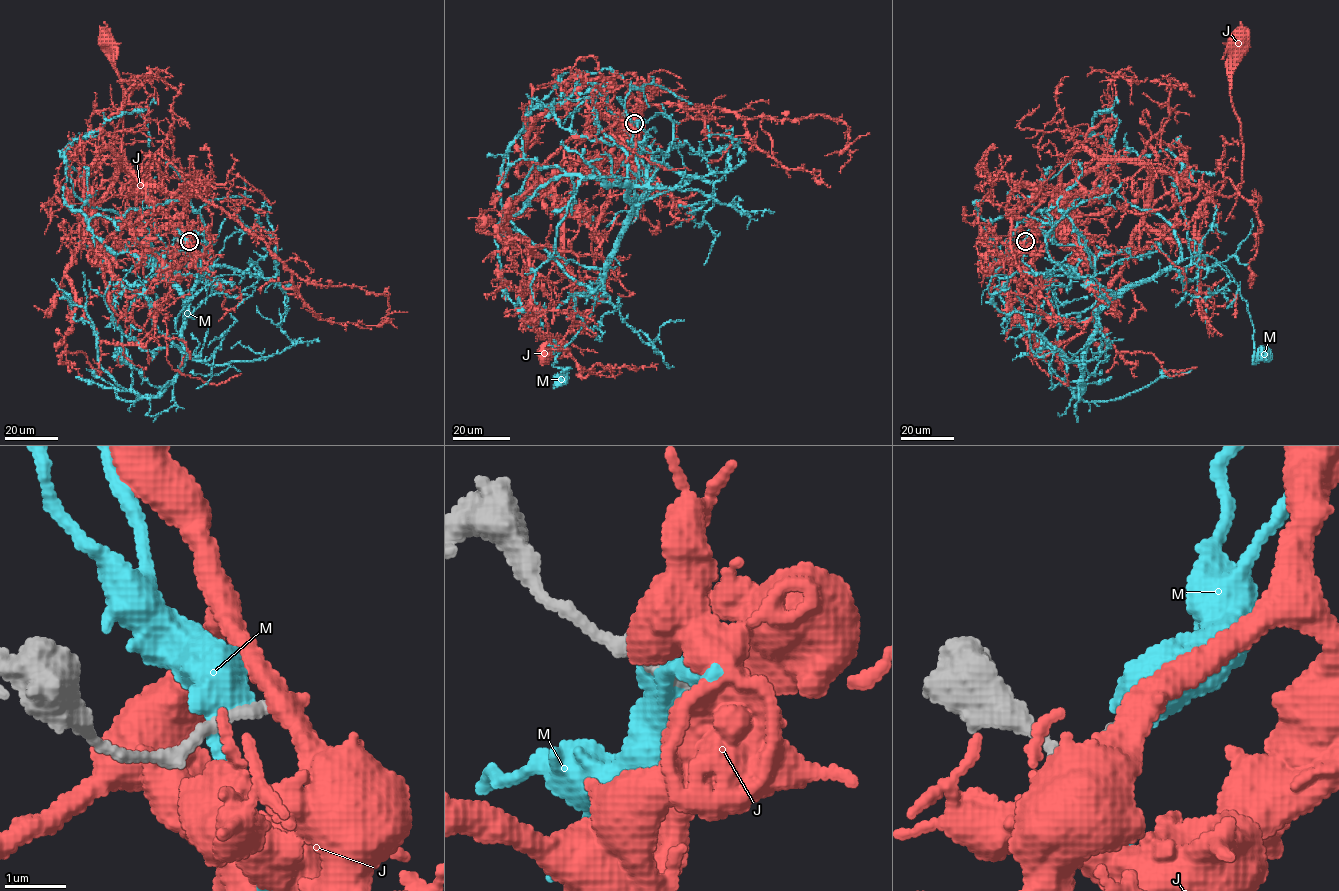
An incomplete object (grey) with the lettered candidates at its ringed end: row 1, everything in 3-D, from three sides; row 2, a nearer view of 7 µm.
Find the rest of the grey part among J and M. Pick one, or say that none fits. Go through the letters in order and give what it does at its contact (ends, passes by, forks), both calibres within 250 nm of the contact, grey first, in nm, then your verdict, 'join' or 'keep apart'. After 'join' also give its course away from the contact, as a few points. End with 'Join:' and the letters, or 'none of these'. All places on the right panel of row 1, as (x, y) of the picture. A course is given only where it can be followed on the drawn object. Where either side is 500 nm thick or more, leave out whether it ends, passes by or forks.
J: it passes by | 190/440 nm | keep apart
M: 240/500 nm | keep apart
Join: none of these

